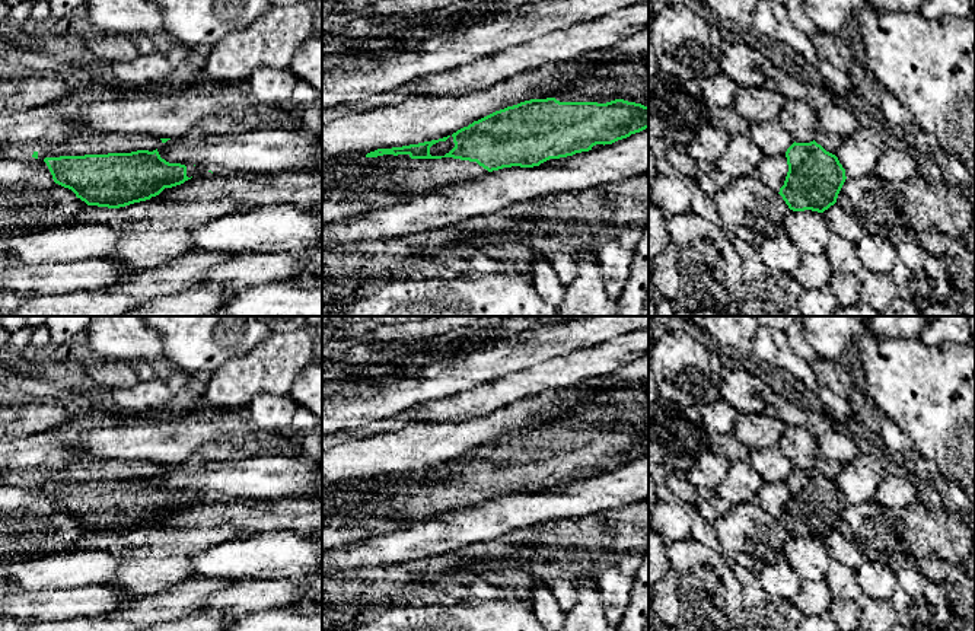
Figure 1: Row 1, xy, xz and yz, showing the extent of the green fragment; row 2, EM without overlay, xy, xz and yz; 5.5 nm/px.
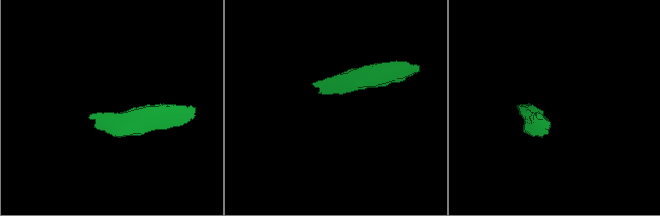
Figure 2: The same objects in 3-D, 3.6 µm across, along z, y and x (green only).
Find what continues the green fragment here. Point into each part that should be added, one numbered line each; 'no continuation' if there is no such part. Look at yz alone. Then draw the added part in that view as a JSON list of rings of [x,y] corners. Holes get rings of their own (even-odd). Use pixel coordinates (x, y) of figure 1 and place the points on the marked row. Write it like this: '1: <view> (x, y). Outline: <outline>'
1: yz (831, 143). Outline: [[[819,130],[815,136],[815,141],[821,144],[826,152],[835,154],[842,143],[842,138]]]

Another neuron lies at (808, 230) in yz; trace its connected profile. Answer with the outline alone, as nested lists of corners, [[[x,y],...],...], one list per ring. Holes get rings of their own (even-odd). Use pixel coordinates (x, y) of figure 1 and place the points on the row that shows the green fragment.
[[[790,210],[781,229],[803,255],[825,255],[832,235],[822,213],[812,210]]]

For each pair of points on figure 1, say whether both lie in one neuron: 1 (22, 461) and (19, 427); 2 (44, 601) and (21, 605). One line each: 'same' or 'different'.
1: different
2: same

